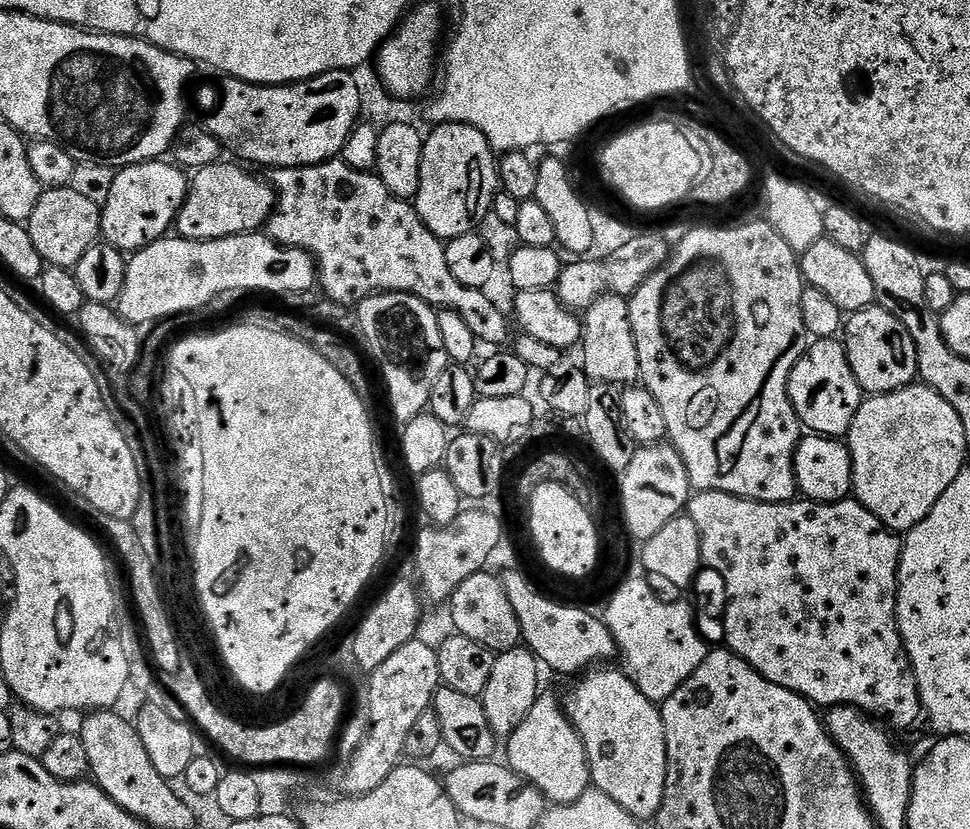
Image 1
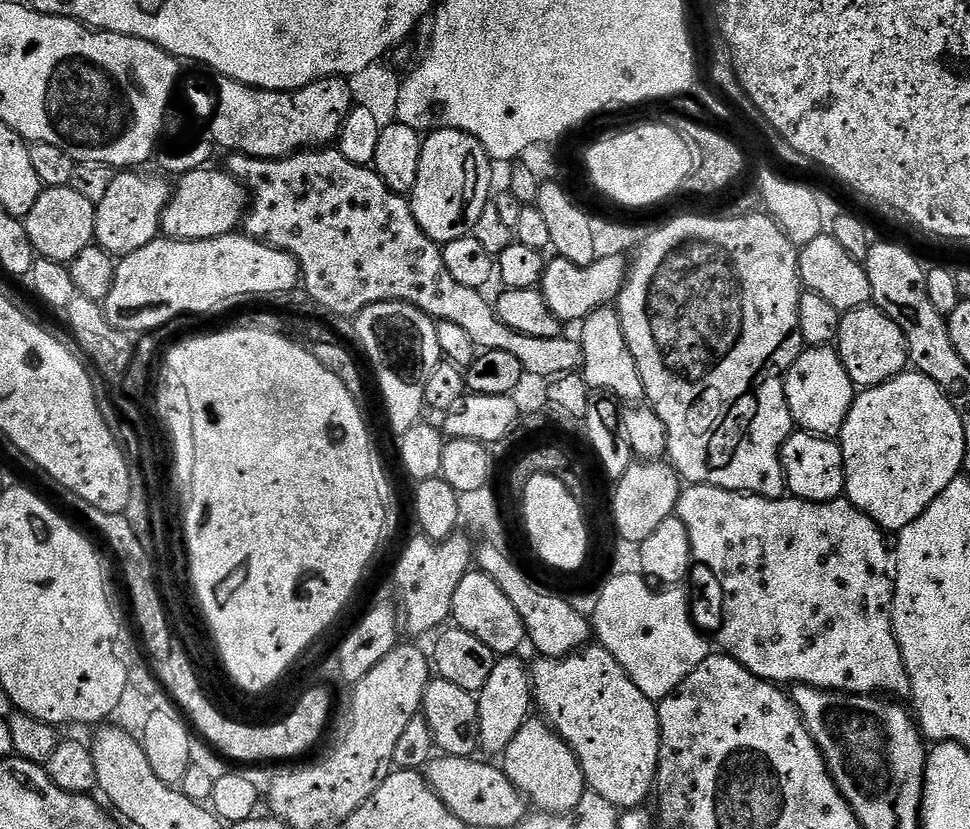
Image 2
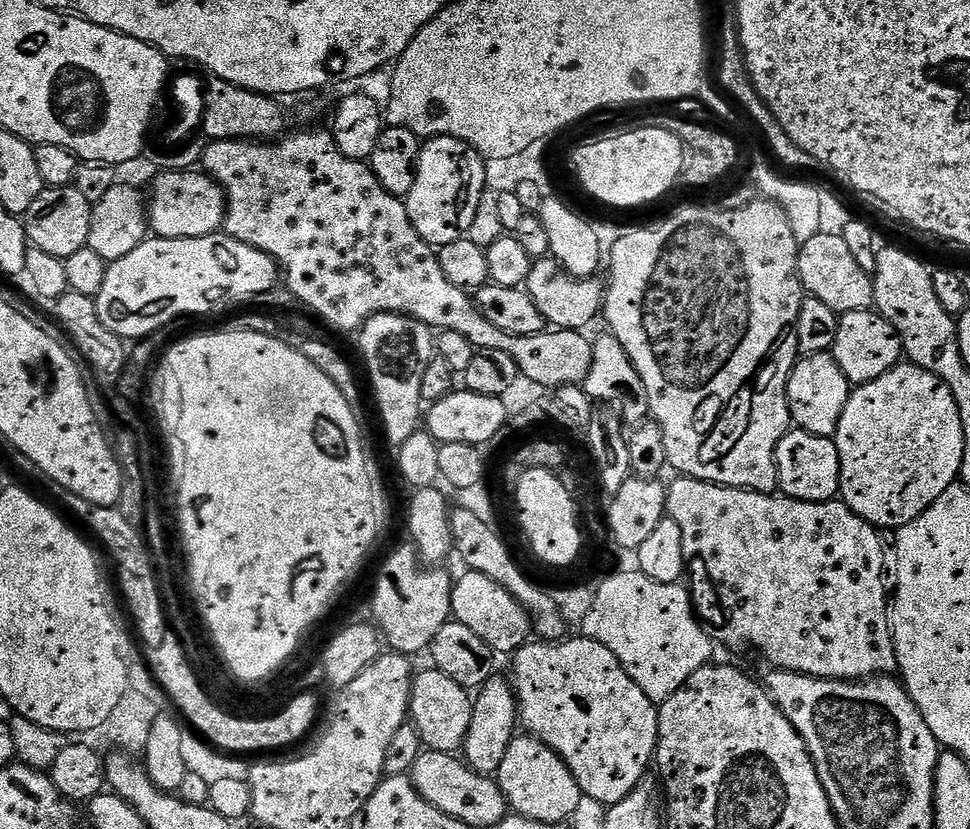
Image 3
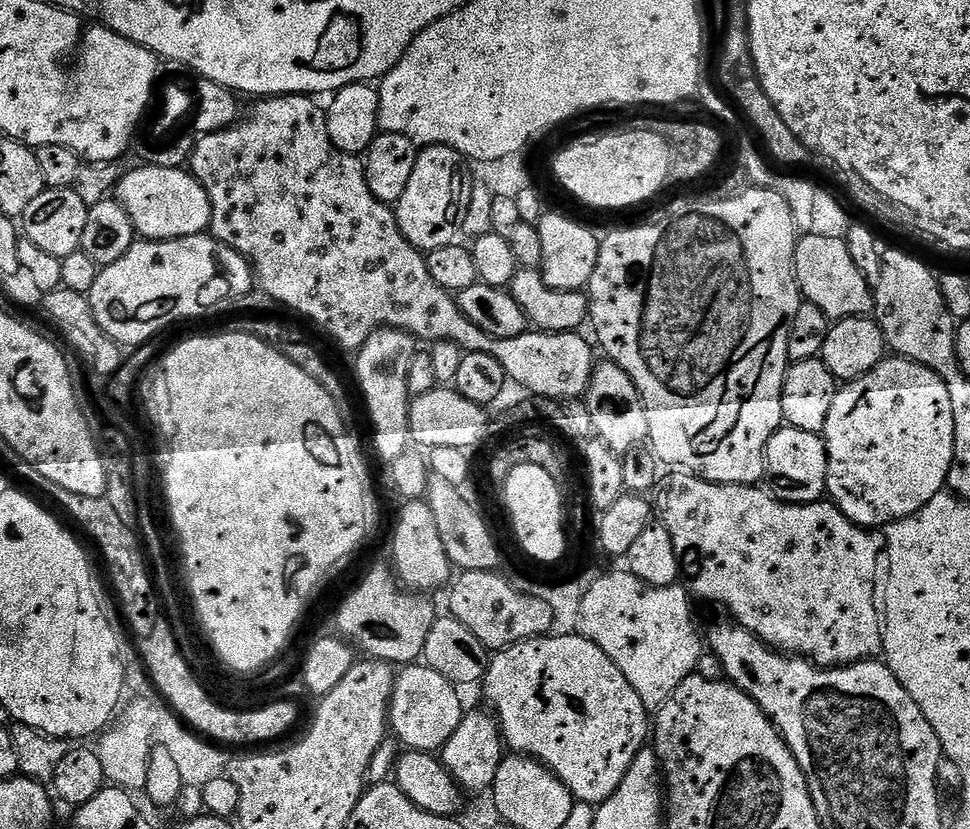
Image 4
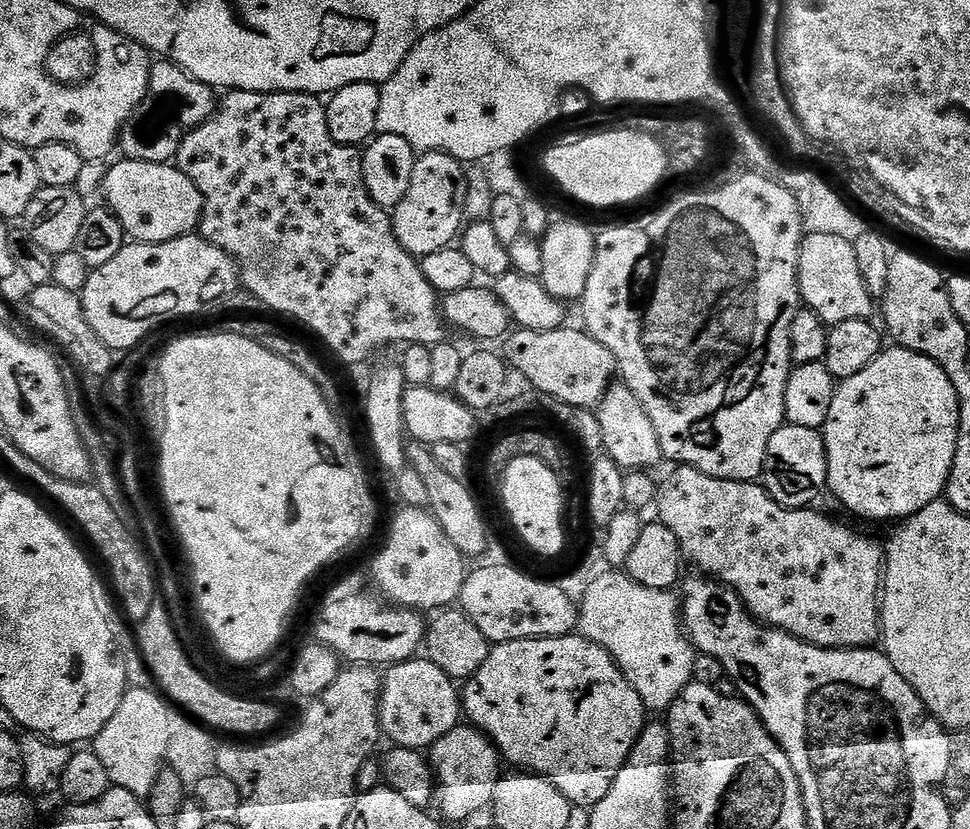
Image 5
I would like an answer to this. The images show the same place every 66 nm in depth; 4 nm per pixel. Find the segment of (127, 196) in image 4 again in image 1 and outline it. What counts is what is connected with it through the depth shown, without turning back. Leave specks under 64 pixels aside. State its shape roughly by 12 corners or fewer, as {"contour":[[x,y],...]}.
{"contour":[[247,167],[191,173],[183,239],[255,233],[278,199]]}

